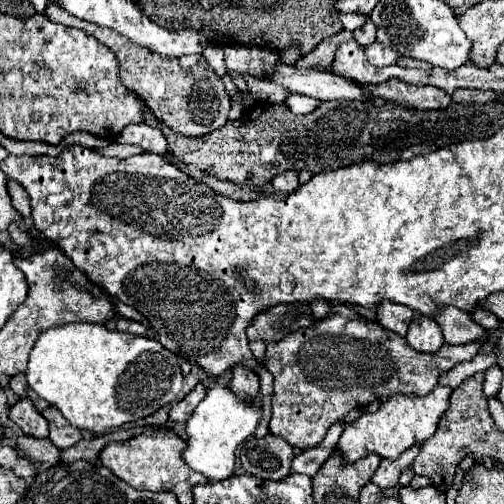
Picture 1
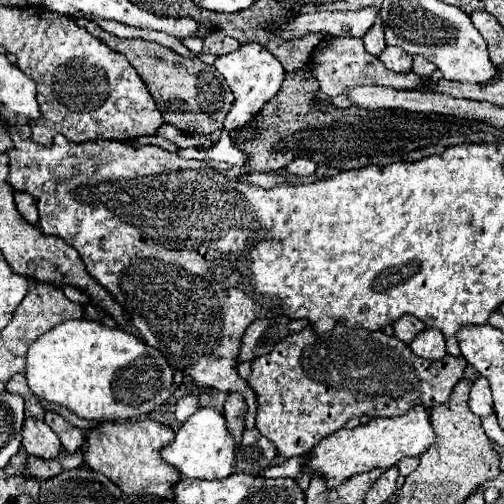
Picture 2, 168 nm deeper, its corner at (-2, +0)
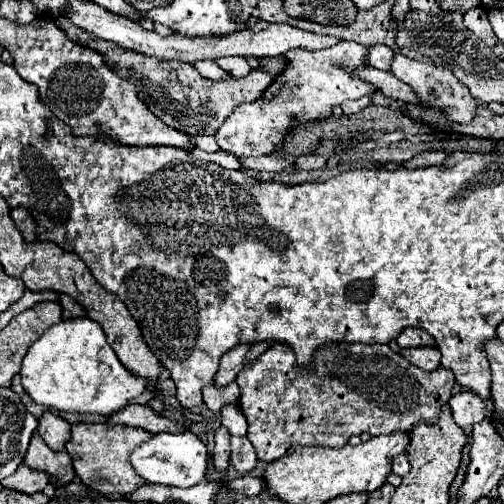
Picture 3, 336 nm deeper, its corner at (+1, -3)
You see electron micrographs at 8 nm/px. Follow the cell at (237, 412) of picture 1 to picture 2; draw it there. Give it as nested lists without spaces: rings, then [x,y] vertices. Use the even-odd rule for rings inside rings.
[[[212,407],[198,409],[182,427],[178,429],[172,443],[164,445],[162,461],[178,469],[182,477],[190,479],[224,479],[234,467],[234,439],[226,429],[226,419]]]

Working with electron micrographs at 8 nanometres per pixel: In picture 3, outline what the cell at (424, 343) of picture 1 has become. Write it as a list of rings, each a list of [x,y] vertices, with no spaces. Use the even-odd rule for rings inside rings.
[[[419,346],[419,348],[405,348],[401,350],[401,354],[411,362],[415,364],[417,368],[425,370],[425,372],[431,372],[431,370],[437,370],[439,364],[441,364],[441,354],[435,346]]]

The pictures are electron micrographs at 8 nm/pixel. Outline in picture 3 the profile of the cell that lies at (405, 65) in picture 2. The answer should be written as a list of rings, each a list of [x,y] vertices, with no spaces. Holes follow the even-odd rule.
[[[395,54],[393,62],[391,62],[391,74],[397,76],[399,80],[403,80],[405,84],[413,86],[413,90],[417,90],[417,94],[421,96],[421,104],[443,108],[447,112],[449,120],[459,122],[459,124],[469,124],[469,120],[473,120],[477,104],[475,104],[473,96],[469,96],[469,90],[463,84],[459,84],[459,80],[453,76],[453,72],[433,66],[433,64],[429,66],[425,62],[411,60],[405,54]]]

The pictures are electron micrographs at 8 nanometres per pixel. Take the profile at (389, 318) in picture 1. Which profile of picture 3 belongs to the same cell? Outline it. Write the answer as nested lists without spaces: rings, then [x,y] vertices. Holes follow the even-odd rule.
[[[405,328],[397,336],[397,344],[401,348],[415,348],[415,346],[435,346],[435,340],[421,328]]]

